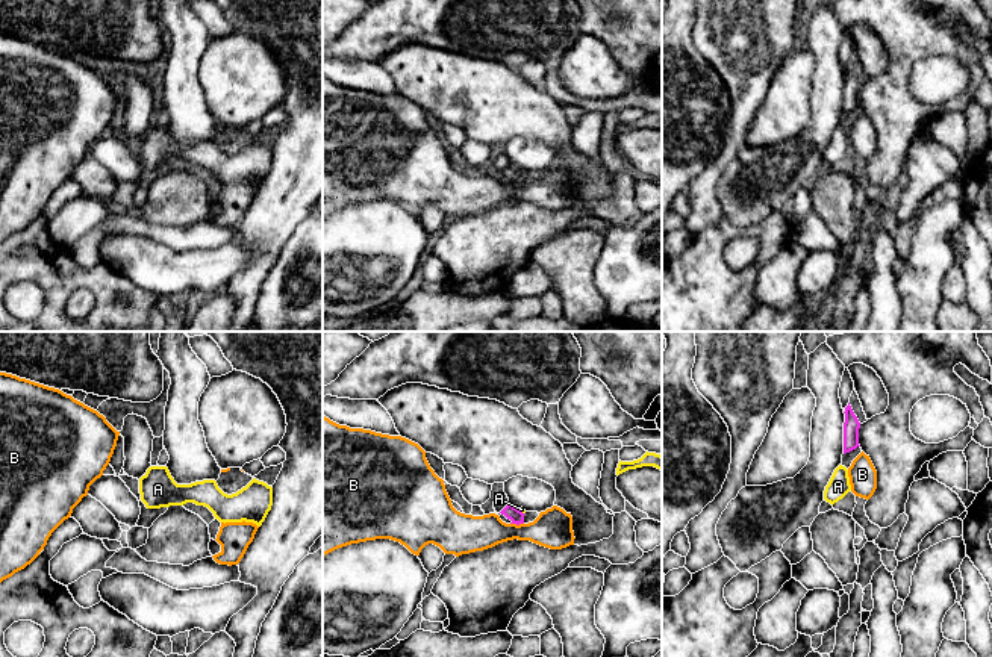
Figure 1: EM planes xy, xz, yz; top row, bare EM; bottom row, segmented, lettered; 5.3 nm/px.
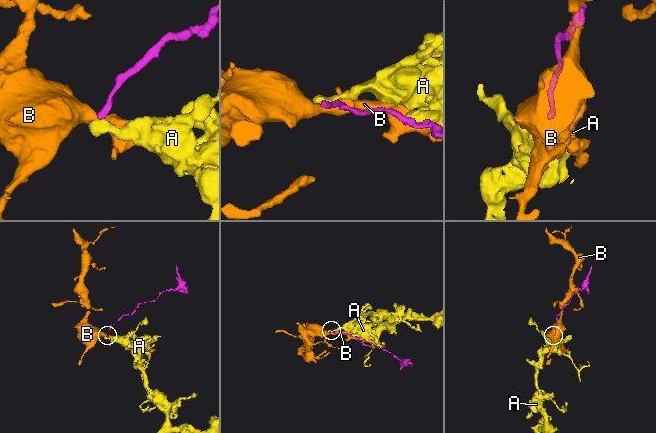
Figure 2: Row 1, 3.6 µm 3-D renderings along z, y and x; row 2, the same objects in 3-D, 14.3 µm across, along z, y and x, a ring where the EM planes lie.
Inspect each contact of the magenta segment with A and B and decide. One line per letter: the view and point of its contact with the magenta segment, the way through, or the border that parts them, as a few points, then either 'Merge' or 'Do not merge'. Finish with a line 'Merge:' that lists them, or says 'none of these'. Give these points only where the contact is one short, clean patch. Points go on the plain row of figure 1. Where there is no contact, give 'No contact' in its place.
A: Touches magenta at xz (517, 170). Boundary: xz (512, 167), (524, 174). Do not merge
B: Touches magenta at xz (517, 185). Boundary: xz (511, 183), (523, 185). Do not merge
Merge: none of these

